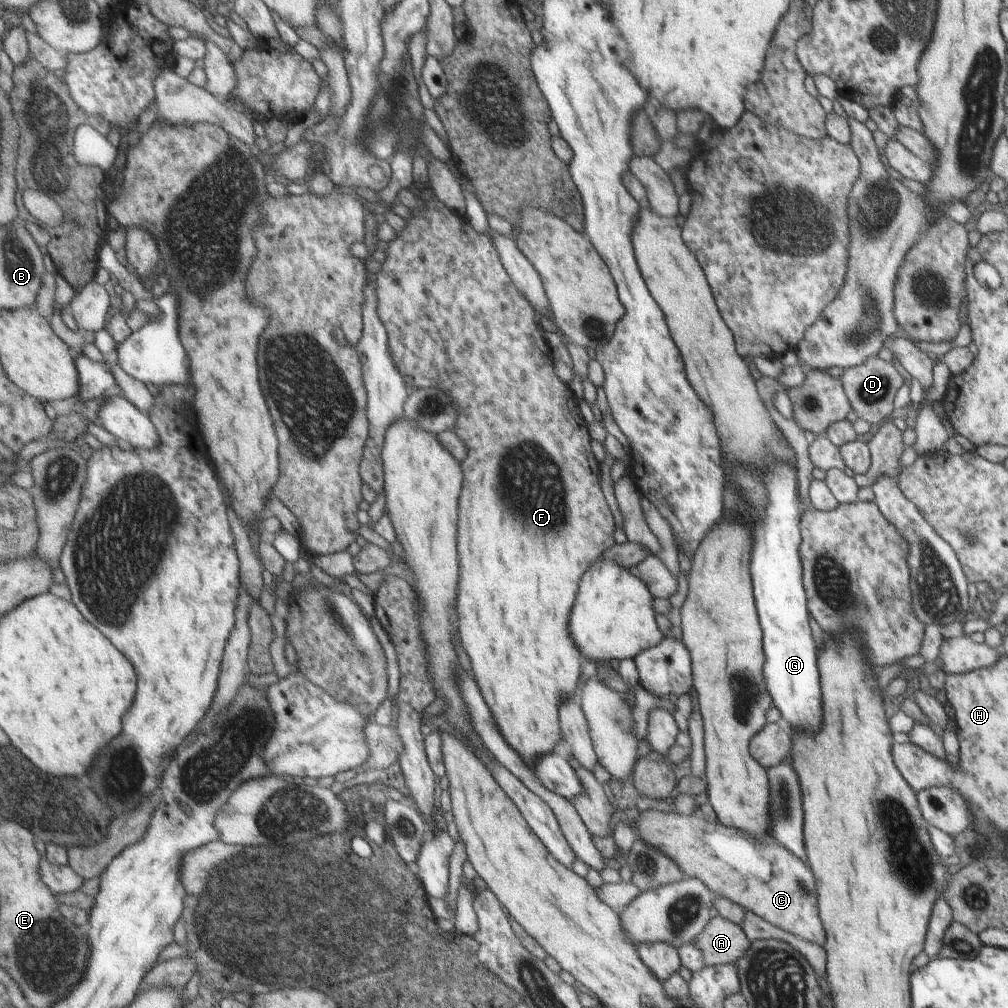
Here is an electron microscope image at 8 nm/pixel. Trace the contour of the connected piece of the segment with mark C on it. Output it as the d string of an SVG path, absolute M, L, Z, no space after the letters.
M647 809L628 822L639 839L647 846L666 856L684 874L685 878L699 879L715 896L728 898L745 911L751 911L761 920L794 934L809 942L823 946L825 934L817 916L817 894L811 870L787 847L771 840L757 841L742 830L706 822L700 815L678 815L660 810Z

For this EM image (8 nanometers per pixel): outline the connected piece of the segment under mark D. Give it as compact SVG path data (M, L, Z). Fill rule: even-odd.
M867 357L866 361L859 366L843 370L839 380L842 382L845 393L849 396L857 418L861 418L869 424L877 424L891 414L895 392L901 386L901 376L897 374L897 370L889 362L878 357Z

